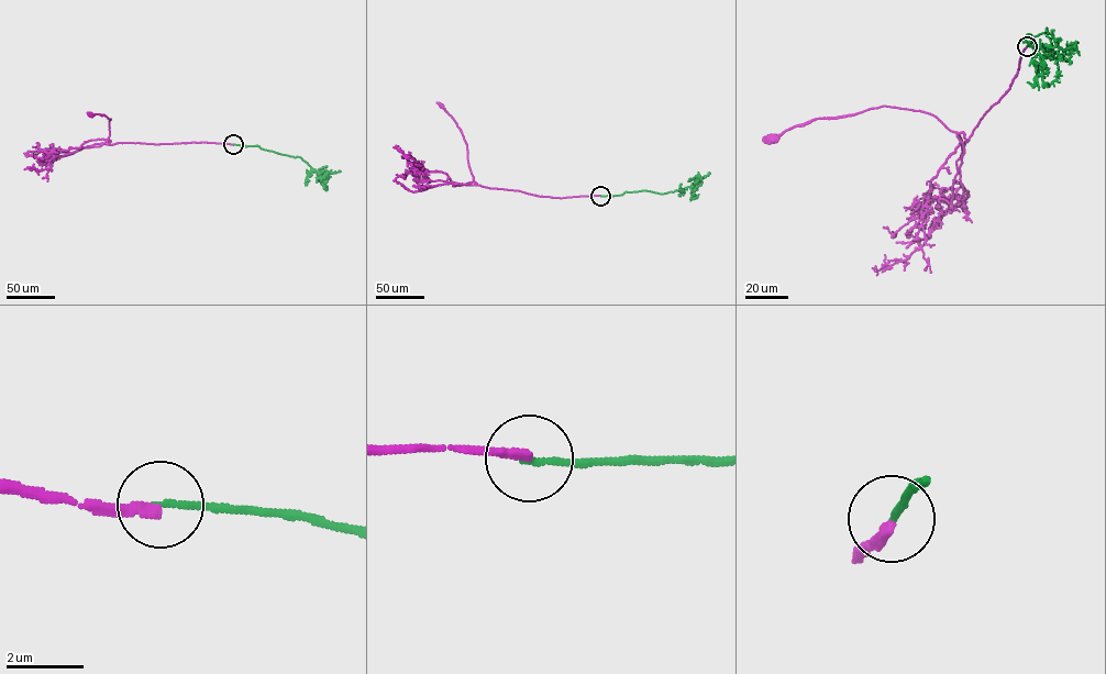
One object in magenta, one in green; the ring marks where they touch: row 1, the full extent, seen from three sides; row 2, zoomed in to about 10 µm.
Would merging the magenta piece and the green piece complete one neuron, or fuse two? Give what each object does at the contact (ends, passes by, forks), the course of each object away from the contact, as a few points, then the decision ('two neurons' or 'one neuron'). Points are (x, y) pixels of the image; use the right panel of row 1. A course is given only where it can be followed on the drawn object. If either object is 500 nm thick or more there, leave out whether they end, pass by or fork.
magenta ends | green ends | magenta via (1027, 46), (1009, 87), (968, 141), (963, 133), (951, 131), (929, 113), (881, 106), (815, 119), (770, 139) | green via (1027, 46), (1032, 36), (1026, 34), (1038, 35), (1047, 28), (1050, 55), (1022, 42) | two neurons

